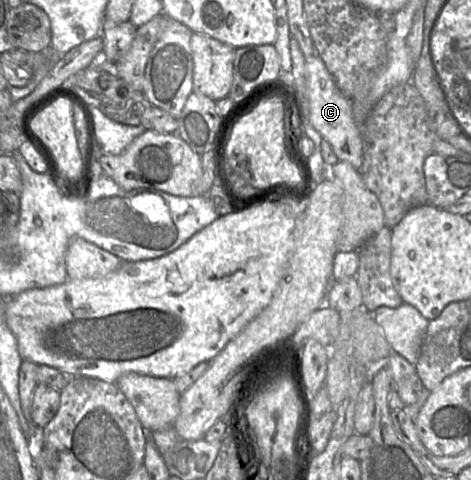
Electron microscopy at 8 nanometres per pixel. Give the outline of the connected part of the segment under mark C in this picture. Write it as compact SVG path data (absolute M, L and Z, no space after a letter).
M318 54L305 57L305 77L309 104L309 122L328 141L340 161L347 161L356 169L363 162L364 141L356 125L351 102L342 94Z

